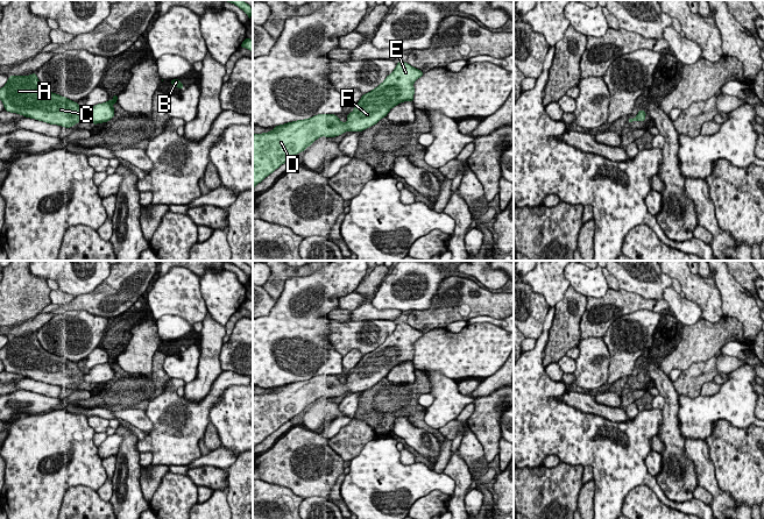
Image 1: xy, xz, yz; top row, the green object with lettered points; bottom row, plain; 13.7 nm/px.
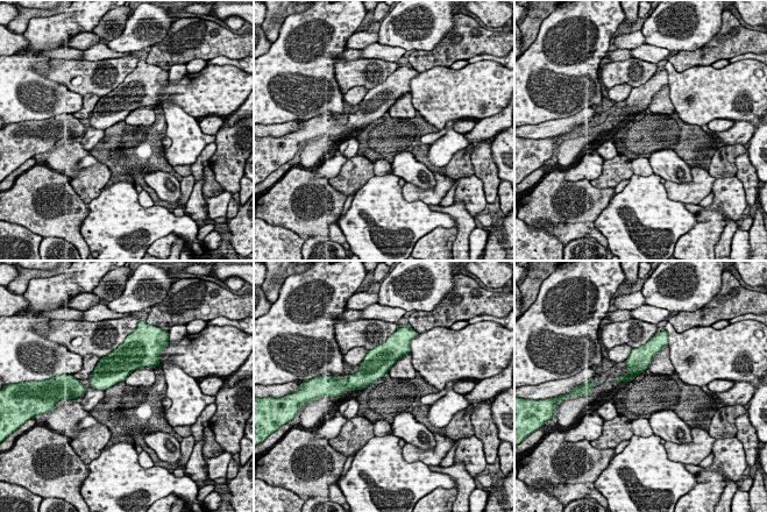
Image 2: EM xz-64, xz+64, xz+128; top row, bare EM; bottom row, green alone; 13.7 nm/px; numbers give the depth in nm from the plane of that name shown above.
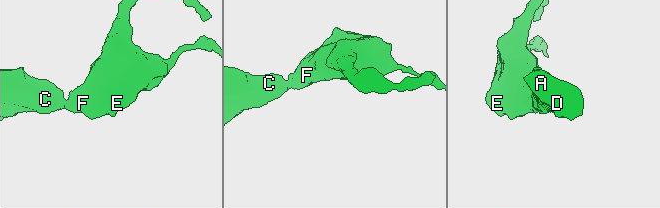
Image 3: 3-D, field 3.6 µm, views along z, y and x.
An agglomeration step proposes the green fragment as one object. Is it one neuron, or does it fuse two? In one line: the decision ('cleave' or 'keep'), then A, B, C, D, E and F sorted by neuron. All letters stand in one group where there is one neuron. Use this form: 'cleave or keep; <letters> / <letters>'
keep; A B C D E F

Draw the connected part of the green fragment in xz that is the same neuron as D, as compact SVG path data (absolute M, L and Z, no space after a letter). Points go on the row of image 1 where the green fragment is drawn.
M397 62L395 70L373 91L362 95L344 123L334 114L319 114L253 135L253 189L295 155L304 151L321 136L334 137L345 131L362 131L403 101L413 100L413 83L424 72L405 62Z

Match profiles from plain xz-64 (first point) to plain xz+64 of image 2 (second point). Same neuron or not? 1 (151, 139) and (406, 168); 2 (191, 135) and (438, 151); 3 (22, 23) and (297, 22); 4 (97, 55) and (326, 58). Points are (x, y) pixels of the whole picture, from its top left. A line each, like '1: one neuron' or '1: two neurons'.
1: two neurons
2: one neuron
3: two neurons
4: two neurons

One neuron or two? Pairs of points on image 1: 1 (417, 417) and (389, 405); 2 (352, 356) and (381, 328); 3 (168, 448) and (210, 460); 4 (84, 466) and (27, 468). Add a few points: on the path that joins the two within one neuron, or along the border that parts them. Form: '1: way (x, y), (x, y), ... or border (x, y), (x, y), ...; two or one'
1: way (410, 410), (405, 405), (396, 405); one
2: border (362, 354), (351, 349), (342, 356); two
3: border (202, 455), (186, 466); two
4: way (70, 467), (54, 476), (41, 477); one

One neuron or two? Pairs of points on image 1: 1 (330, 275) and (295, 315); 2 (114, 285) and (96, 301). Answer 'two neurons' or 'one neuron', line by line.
1: one neuron
2: one neuron

